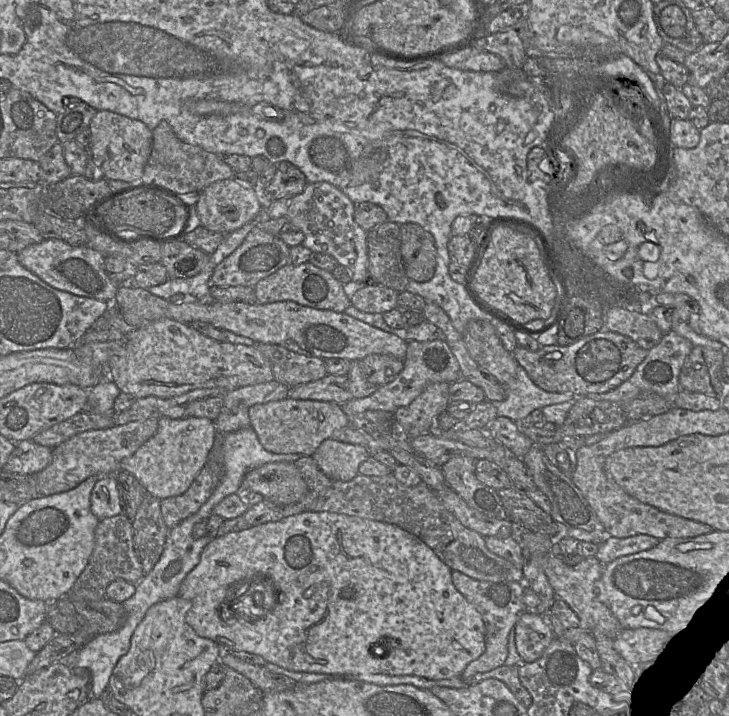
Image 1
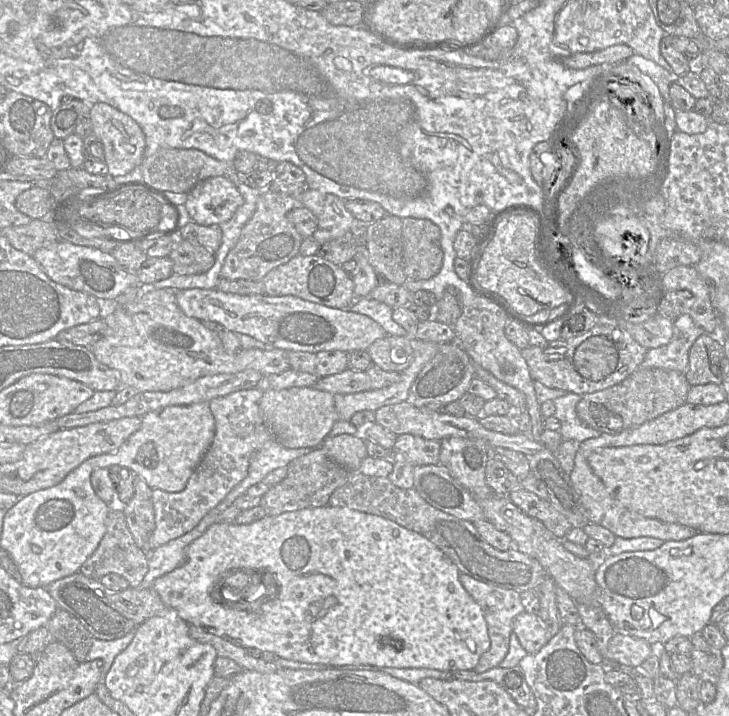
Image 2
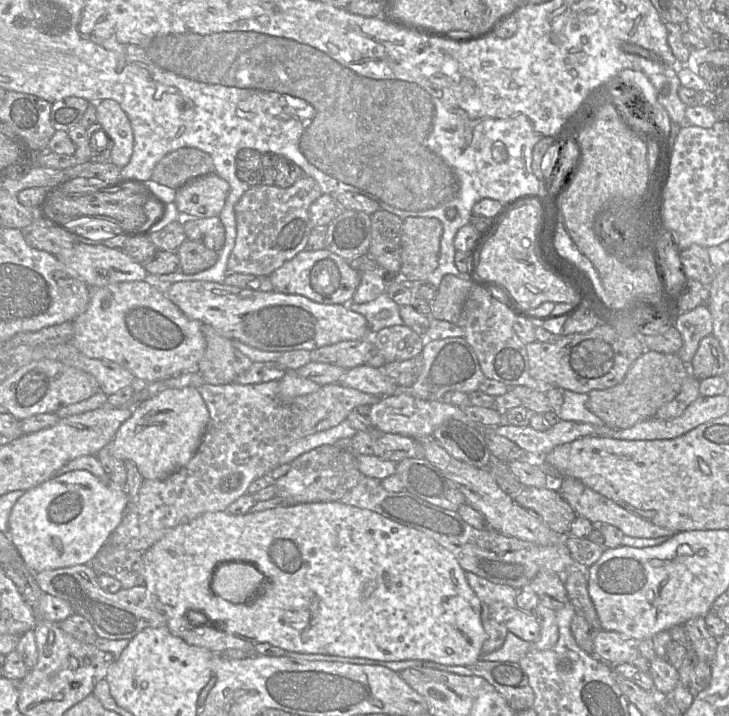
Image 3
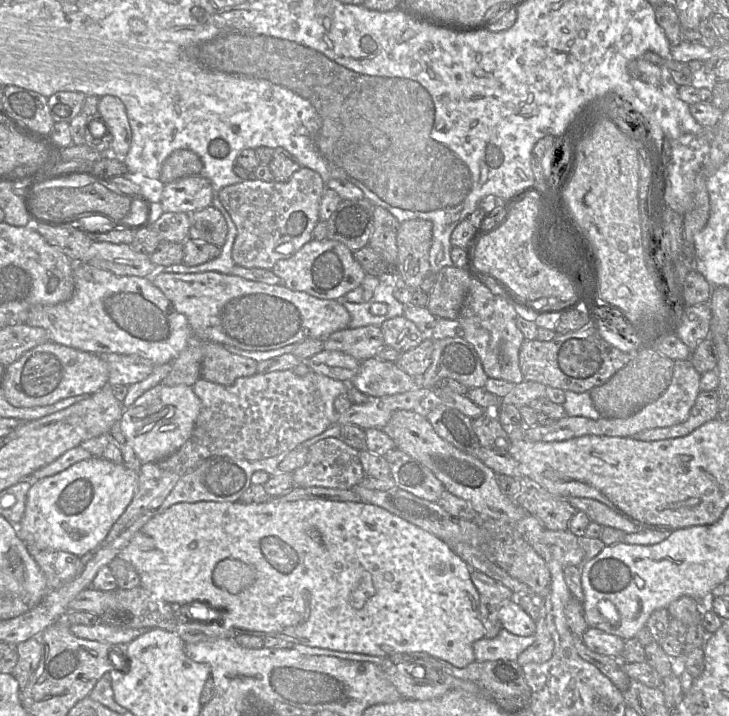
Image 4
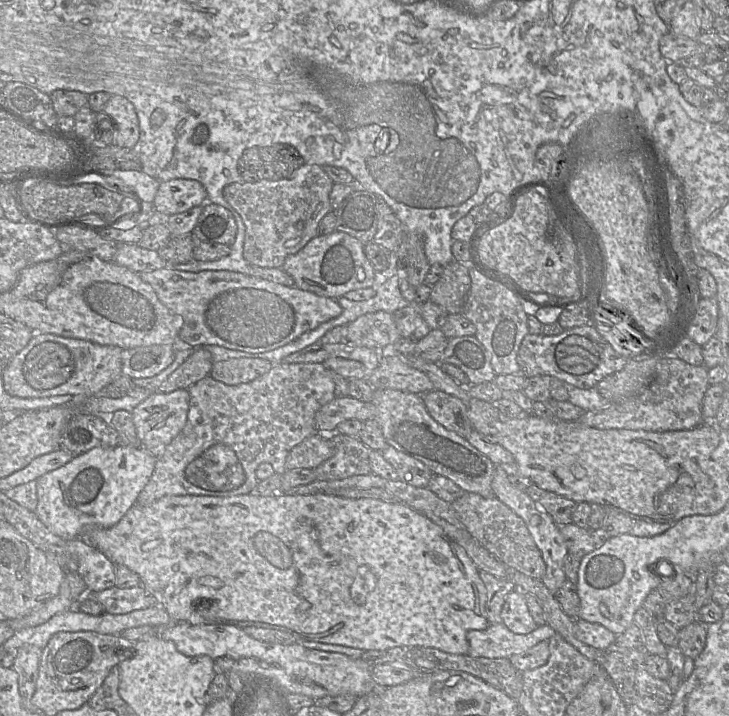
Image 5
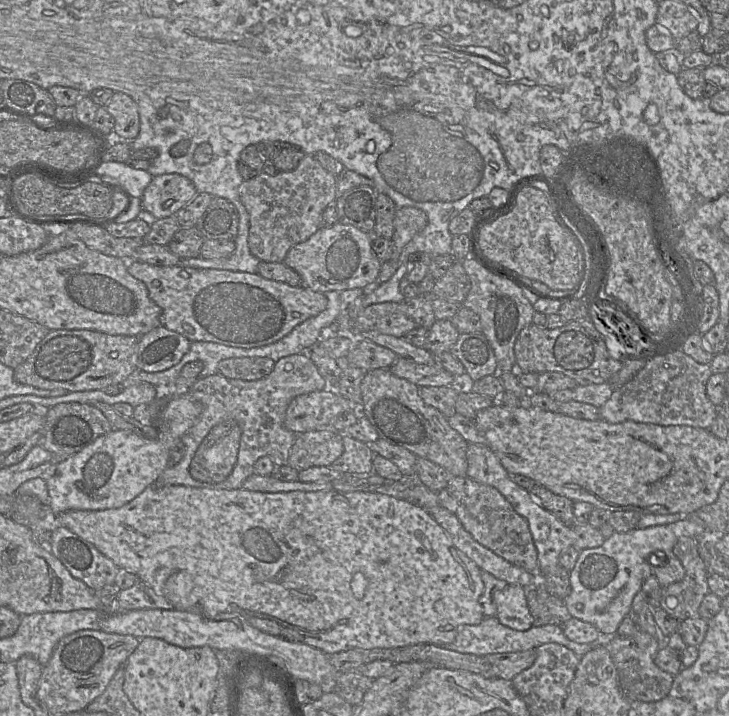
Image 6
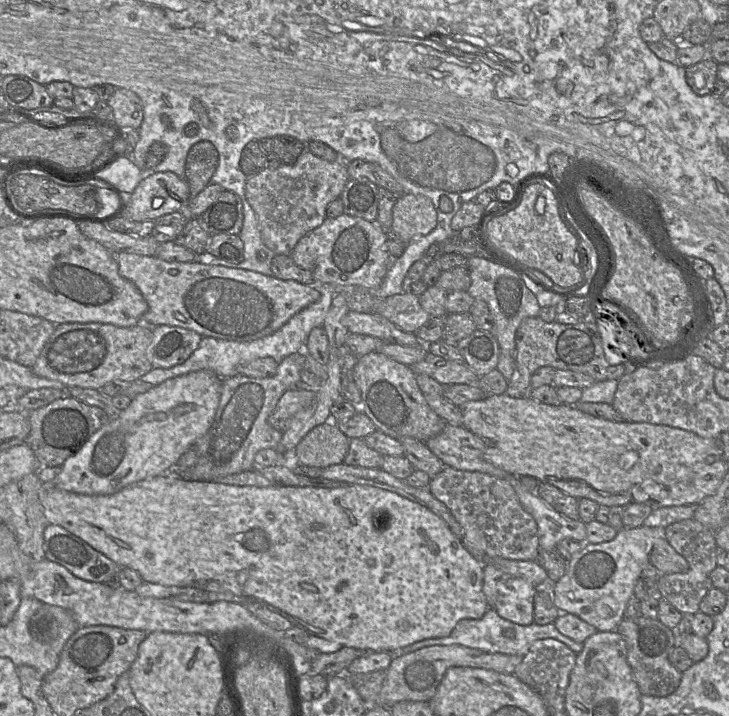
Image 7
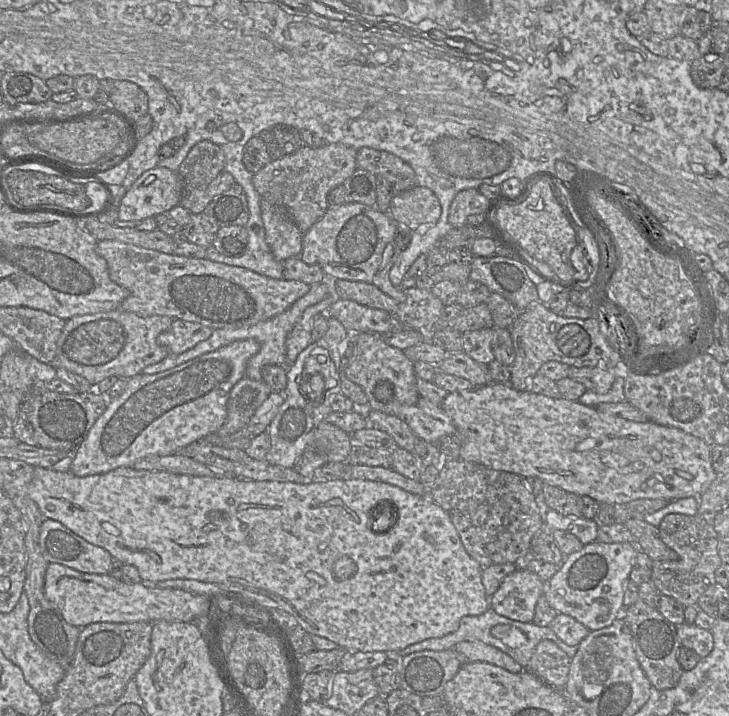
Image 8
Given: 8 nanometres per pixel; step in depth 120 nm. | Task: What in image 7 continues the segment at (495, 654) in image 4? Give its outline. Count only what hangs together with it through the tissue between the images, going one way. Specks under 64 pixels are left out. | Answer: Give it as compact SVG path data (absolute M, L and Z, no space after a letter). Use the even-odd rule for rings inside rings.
M489 608L488 611L484 614L484 616L480 619L462 619L458 621L451 634L447 637L424 639L415 642L411 645L408 645L399 650L398 652L391 654L400 656L433 645L461 645L464 647L479 649L490 653L502 653L507 655L518 655L524 657L528 653L530 647L535 641L546 638L553 638L564 643L575 654L579 654L583 649L582 643L576 643L572 639L561 634L553 623L549 623L547 625L538 625L536 623L532 623L528 626L523 626L500 617L494 608ZM507 628L513 628L515 630L516 635L514 638L507 638L504 636L504 630Z

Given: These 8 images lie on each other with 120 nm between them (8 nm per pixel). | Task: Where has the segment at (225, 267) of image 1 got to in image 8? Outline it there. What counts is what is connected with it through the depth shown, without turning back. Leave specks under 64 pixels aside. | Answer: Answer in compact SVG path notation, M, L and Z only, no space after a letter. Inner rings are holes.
M340 143L319 148L304 145L297 152L271 161L253 174L252 183L260 199L286 211L302 233L320 220L328 210L329 192L343 183L357 169L358 150Z

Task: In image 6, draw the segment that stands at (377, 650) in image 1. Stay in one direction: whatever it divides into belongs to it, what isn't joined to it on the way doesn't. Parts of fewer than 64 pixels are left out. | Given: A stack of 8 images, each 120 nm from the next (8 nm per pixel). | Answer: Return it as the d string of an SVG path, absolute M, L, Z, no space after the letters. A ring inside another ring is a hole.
M151 485L120 508L105 510L69 510L57 517L58 525L67 527L82 539L93 544L118 567L135 574L157 594L165 597L174 609L199 614L213 620L252 617L270 619L284 628L304 636L311 636L343 647L361 649L397 648L421 643L437 646L452 643L459 626L478 625L485 618L480 604L485 585L482 570L460 551L447 532L427 510L407 500L377 492L290 491L266 493L242 488L209 489L183 485Z

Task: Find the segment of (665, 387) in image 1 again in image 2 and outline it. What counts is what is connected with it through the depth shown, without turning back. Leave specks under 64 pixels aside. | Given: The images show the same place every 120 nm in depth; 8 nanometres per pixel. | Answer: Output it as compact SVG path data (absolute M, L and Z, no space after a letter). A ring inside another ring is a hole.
M688 313L673 320L673 335L664 346L648 349L639 368L662 368L684 373L689 363L689 351L696 339L704 334Z

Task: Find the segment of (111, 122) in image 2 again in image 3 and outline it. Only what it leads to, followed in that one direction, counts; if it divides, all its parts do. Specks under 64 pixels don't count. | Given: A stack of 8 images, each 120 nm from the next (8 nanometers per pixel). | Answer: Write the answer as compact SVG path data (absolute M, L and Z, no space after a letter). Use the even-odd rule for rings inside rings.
M102 99L95 104L97 122L112 141L110 161L123 168L132 156L134 137L131 123L120 104L114 99Z

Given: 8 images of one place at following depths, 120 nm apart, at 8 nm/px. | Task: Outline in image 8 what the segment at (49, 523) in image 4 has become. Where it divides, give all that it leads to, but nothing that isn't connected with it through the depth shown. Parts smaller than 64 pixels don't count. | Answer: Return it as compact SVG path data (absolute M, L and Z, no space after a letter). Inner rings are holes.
M255 339L235 341L169 370L151 375L140 373L131 377L127 380L123 393L109 402L73 453L70 472L84 477L104 474L119 467L131 467L135 461L148 455L177 454L208 434L216 433L226 420L231 389L240 379L246 377L247 362L259 352L260 347L260 343Z

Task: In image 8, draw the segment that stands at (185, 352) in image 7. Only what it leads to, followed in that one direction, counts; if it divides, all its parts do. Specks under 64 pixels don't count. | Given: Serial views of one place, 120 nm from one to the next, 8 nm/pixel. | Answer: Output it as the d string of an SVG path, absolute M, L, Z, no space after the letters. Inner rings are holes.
M174 319L169 330L158 335L157 342L159 345L166 347L169 350L170 355L178 355L208 339L212 333L213 329L200 323Z

